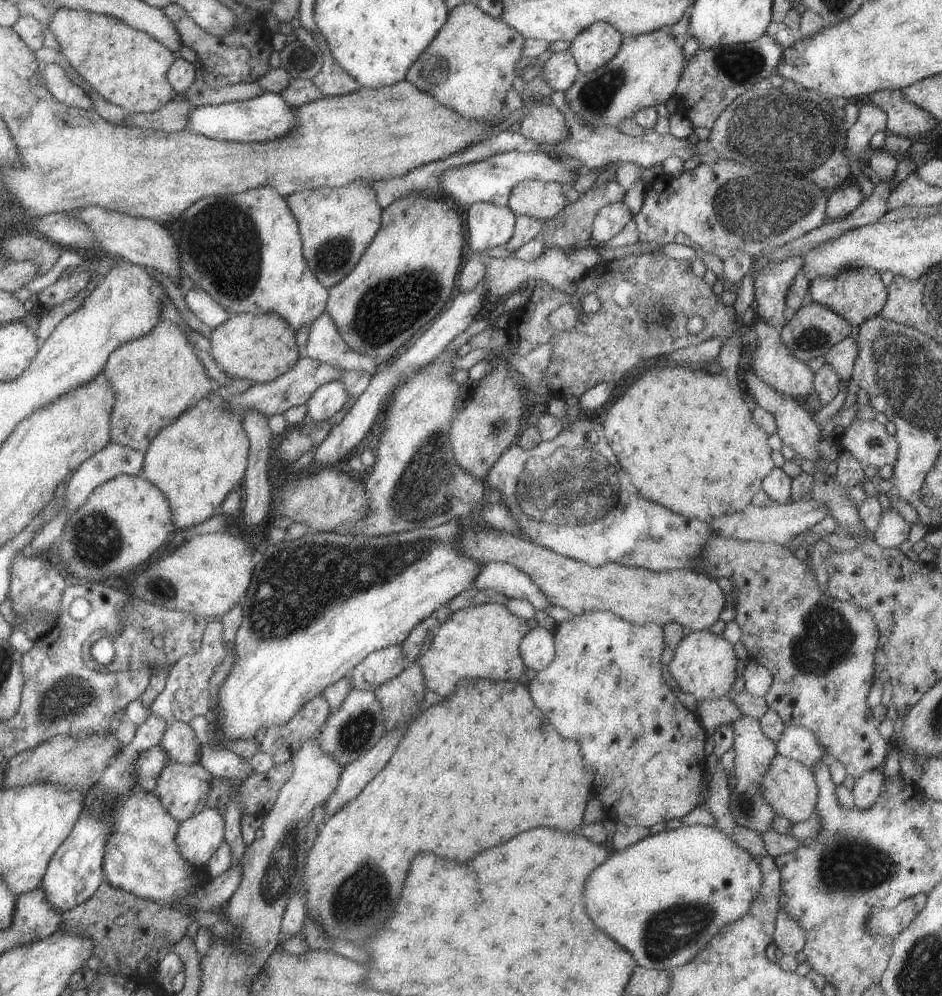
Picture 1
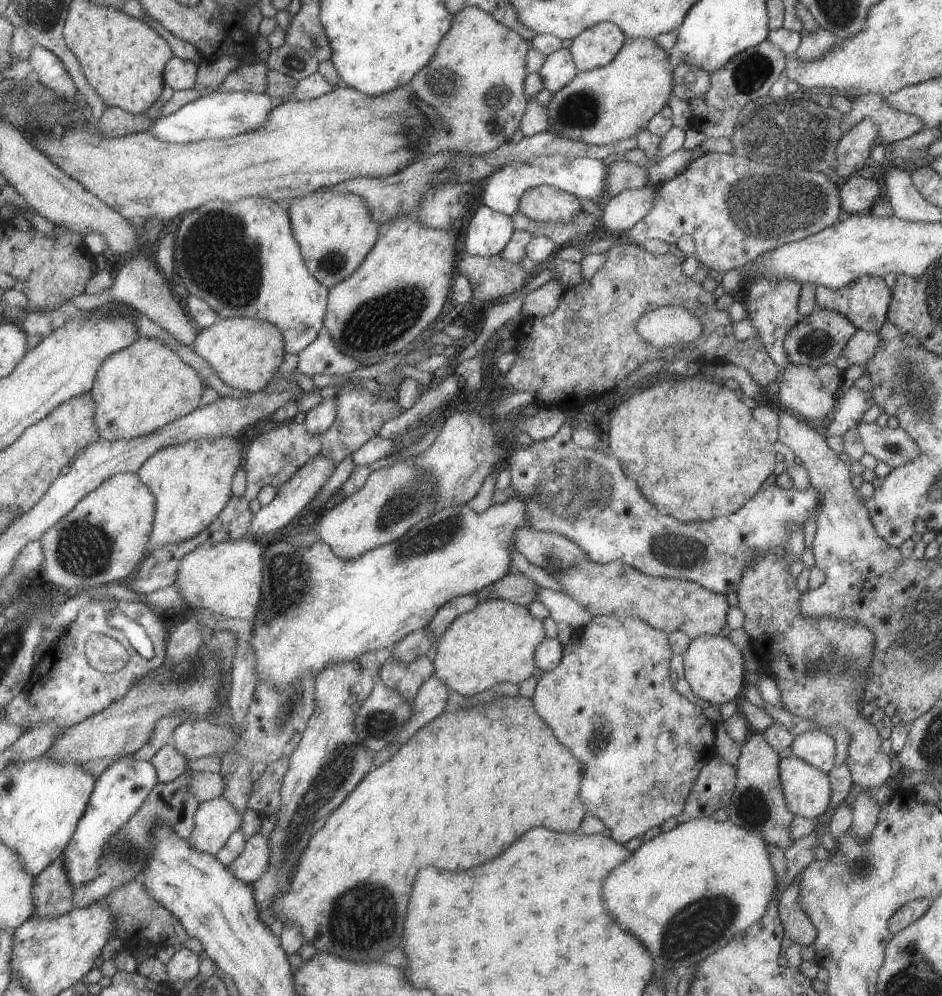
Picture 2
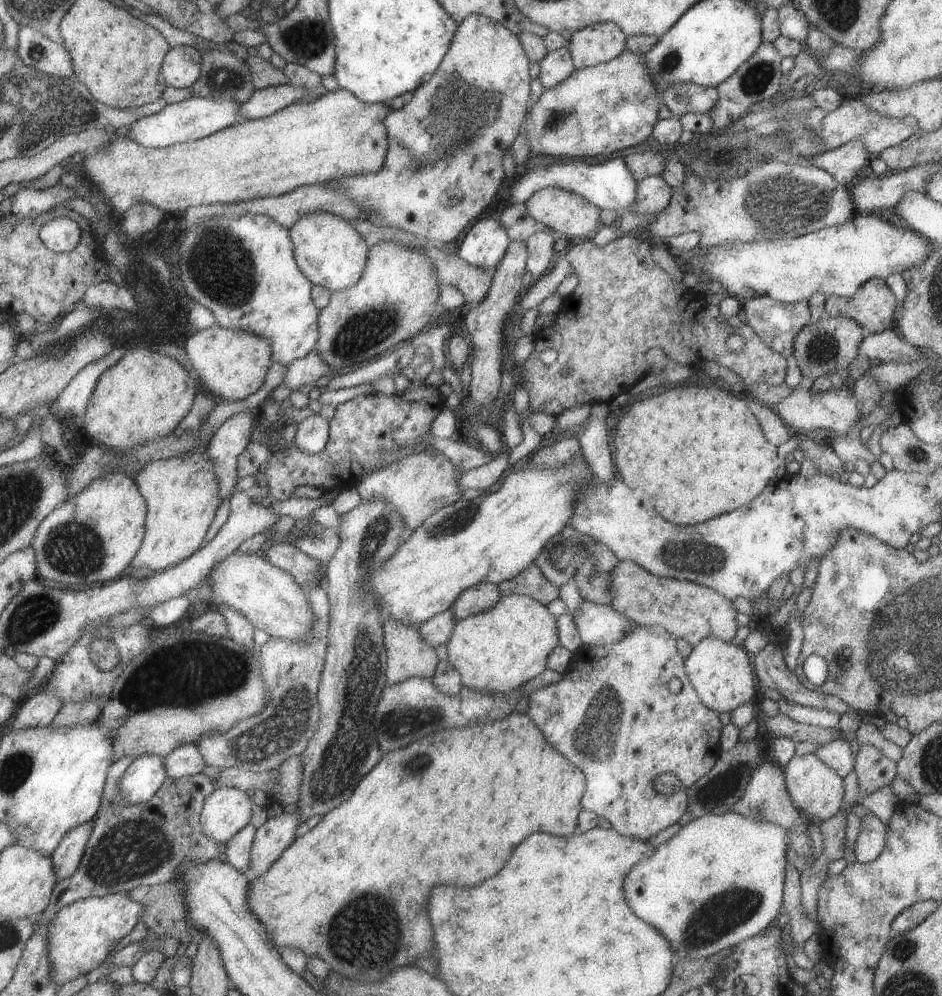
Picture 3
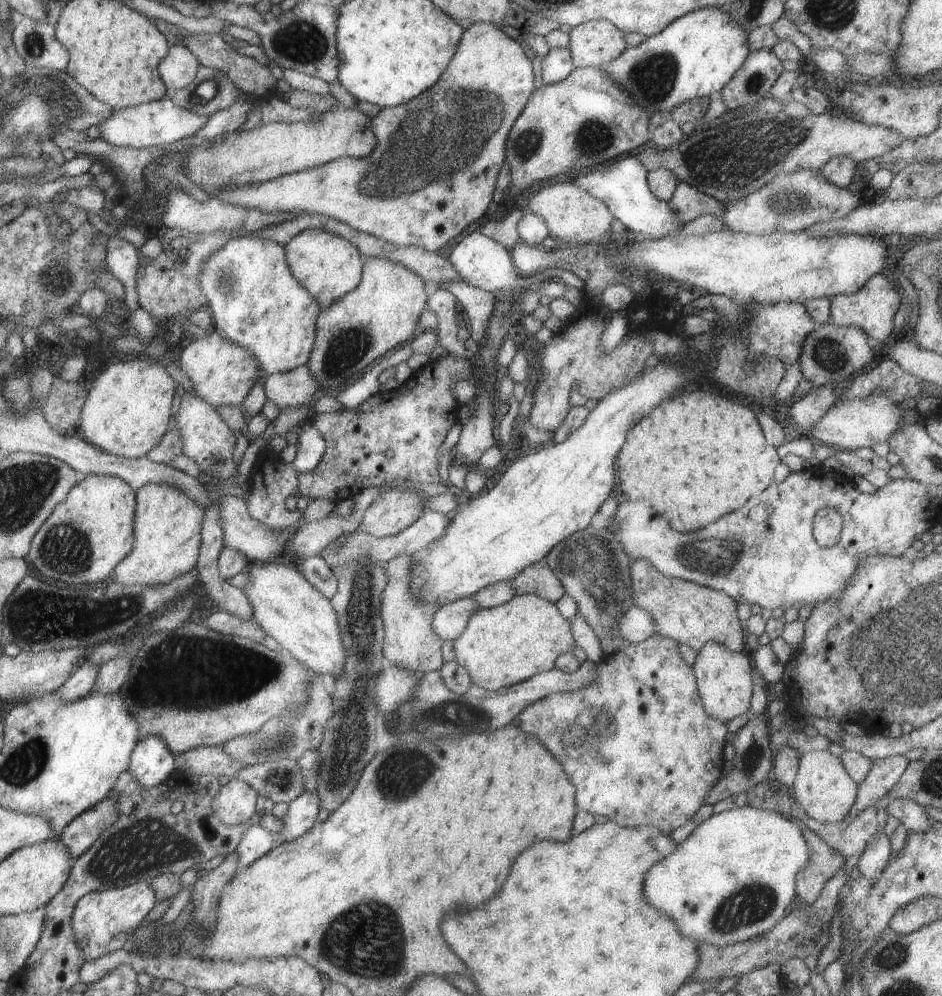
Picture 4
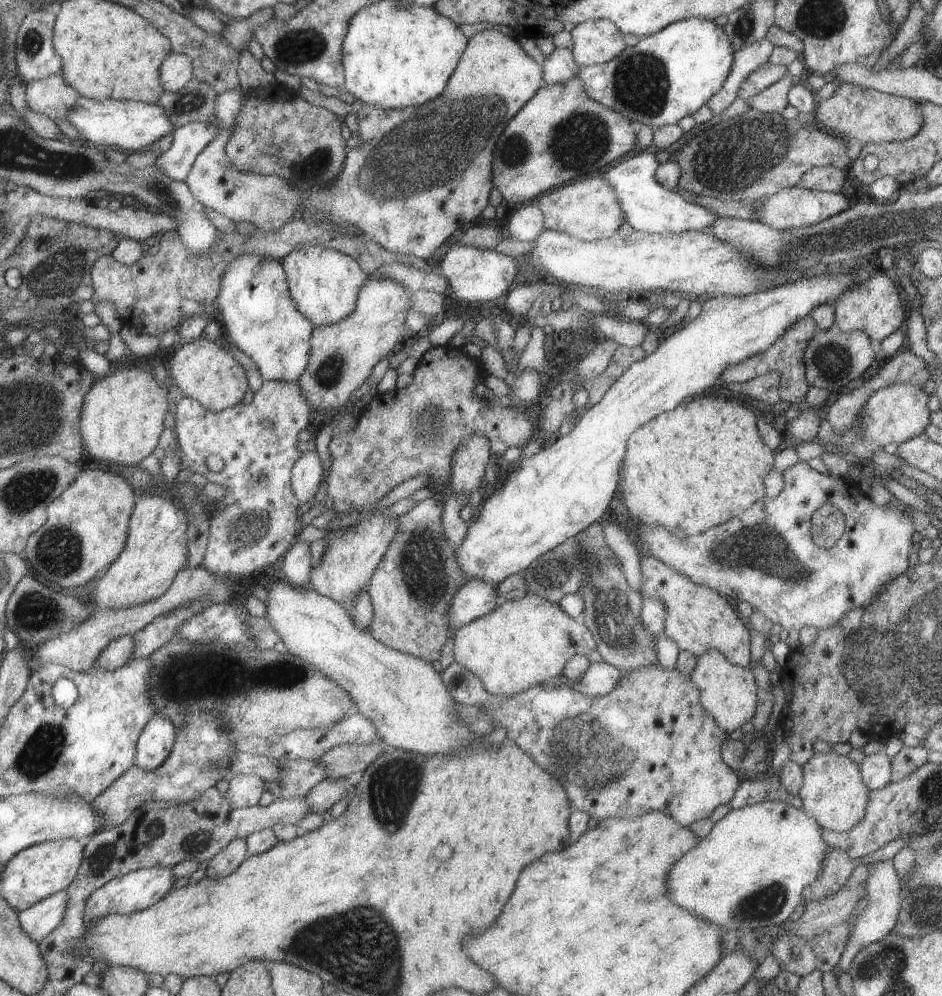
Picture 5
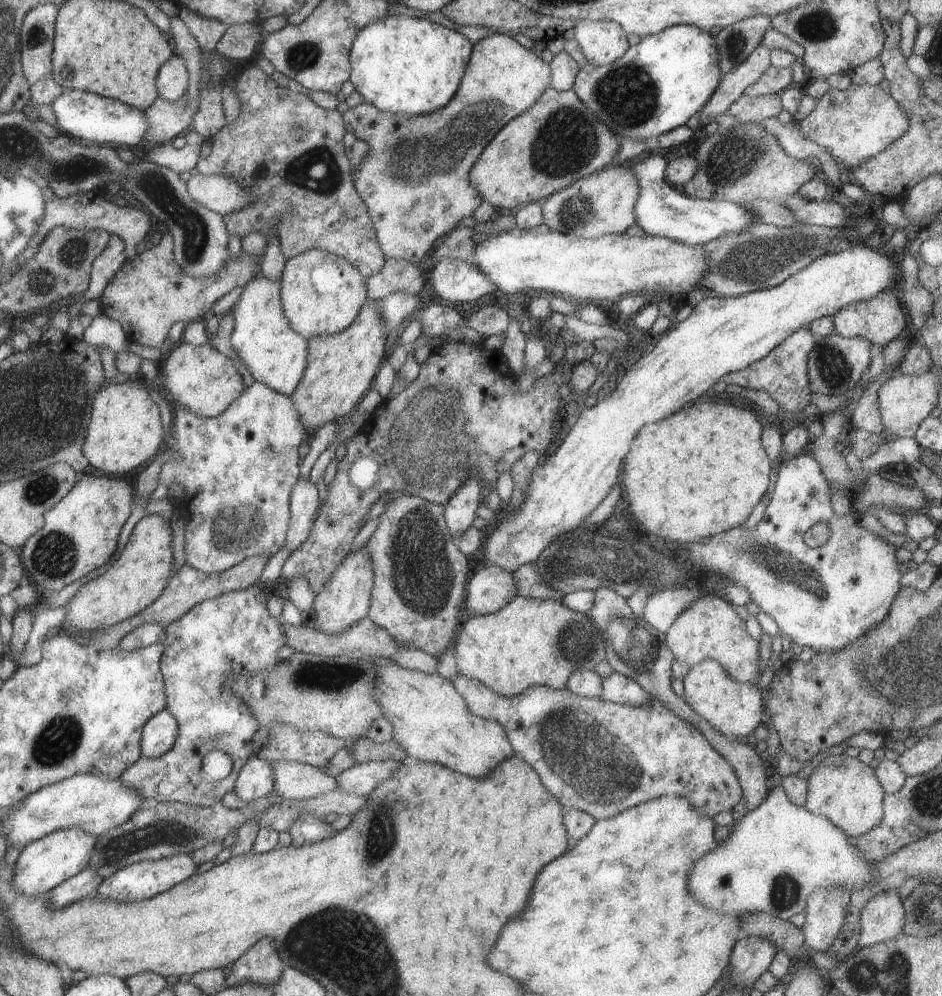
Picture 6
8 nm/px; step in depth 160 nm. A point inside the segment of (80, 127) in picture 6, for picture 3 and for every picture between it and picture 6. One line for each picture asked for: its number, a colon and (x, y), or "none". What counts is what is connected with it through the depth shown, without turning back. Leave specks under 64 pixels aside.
3: (197, 117)
4: (156, 123)
5: (128, 125)

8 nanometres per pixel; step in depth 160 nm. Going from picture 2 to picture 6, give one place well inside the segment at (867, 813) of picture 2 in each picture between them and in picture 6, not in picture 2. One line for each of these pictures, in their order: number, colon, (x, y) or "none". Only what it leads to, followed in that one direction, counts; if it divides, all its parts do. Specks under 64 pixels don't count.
3: (870, 839)
4: (872, 859)
5: (883, 887)
6: (882, 916)

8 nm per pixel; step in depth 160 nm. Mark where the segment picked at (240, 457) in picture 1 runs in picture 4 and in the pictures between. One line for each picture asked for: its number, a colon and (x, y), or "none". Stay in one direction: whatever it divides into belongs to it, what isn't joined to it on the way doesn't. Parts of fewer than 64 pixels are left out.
2: (190, 482)
3: (181, 493)
4: (167, 524)

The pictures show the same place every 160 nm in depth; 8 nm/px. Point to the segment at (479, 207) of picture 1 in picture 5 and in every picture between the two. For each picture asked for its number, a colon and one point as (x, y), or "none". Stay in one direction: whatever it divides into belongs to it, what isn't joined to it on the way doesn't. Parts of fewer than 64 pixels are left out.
2: (488, 231)
3: (486, 241)
4: (484, 263)
5: (472, 273)

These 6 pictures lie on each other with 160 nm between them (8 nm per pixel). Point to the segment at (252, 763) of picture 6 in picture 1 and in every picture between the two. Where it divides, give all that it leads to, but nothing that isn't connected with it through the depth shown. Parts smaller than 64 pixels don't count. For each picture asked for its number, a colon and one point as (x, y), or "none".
1: (197, 837)
2: (214, 821)
3: (225, 810)
4: (235, 802)
5: (243, 790)

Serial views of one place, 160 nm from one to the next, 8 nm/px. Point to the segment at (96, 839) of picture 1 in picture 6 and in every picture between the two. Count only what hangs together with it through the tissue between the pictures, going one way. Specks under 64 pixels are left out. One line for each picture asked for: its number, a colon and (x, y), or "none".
2: (119, 791)
3: (144, 775)
4: (151, 764)
5: (154, 743)
6: (158, 734)

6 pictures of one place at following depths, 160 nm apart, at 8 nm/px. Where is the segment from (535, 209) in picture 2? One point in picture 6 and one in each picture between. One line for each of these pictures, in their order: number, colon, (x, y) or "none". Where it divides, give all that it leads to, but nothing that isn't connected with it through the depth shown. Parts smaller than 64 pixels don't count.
3: (570, 216)
4: (571, 215)
5: (587, 209)
6: (602, 203)

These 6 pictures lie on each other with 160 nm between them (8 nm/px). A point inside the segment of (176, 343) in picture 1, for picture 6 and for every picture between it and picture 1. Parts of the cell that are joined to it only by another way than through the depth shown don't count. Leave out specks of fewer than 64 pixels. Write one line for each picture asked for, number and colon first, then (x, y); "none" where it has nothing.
2: (139, 389)
3: (142, 397)
4: (127, 406)
5: (122, 414)
6: (124, 431)

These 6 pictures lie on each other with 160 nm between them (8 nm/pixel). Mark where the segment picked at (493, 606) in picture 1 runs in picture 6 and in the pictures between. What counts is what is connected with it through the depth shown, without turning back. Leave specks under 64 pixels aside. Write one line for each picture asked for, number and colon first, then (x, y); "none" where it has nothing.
2: (495, 642)
3: (497, 650)
4: (500, 646)
5: (523, 642)
6: (527, 642)

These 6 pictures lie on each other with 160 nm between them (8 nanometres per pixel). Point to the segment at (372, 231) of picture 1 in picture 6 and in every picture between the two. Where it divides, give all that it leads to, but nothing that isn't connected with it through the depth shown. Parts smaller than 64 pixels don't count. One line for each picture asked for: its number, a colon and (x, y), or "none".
2: (334, 232)
3: (328, 250)
4: (327, 266)
5: (323, 283)
6: (320, 293)

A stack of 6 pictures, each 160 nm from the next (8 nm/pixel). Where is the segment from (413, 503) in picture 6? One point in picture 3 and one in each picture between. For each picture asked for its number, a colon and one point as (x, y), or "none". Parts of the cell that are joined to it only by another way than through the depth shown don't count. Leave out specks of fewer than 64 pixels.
3: (407, 655)
4: (409, 642)
5: (410, 589)

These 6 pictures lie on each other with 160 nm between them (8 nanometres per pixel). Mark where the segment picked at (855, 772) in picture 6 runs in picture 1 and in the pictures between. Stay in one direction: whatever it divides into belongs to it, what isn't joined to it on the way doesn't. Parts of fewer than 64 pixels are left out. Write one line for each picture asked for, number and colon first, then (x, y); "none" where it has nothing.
1: (789, 787)
2: (806, 790)
3: (816, 790)
4: (821, 785)
5: (832, 792)

